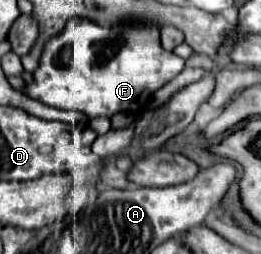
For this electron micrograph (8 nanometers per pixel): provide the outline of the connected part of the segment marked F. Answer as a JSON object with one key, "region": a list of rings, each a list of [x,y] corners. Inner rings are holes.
{"region":[[[69,20],[63,34],[55,36],[43,50],[33,82],[23,86],[23,94],[61,110],[79,110],[89,118],[113,116],[117,112],[139,112],[149,98],[173,80],[185,66],[185,60],[167,52],[159,44],[155,24],[139,28],[99,28],[91,20]]]}

